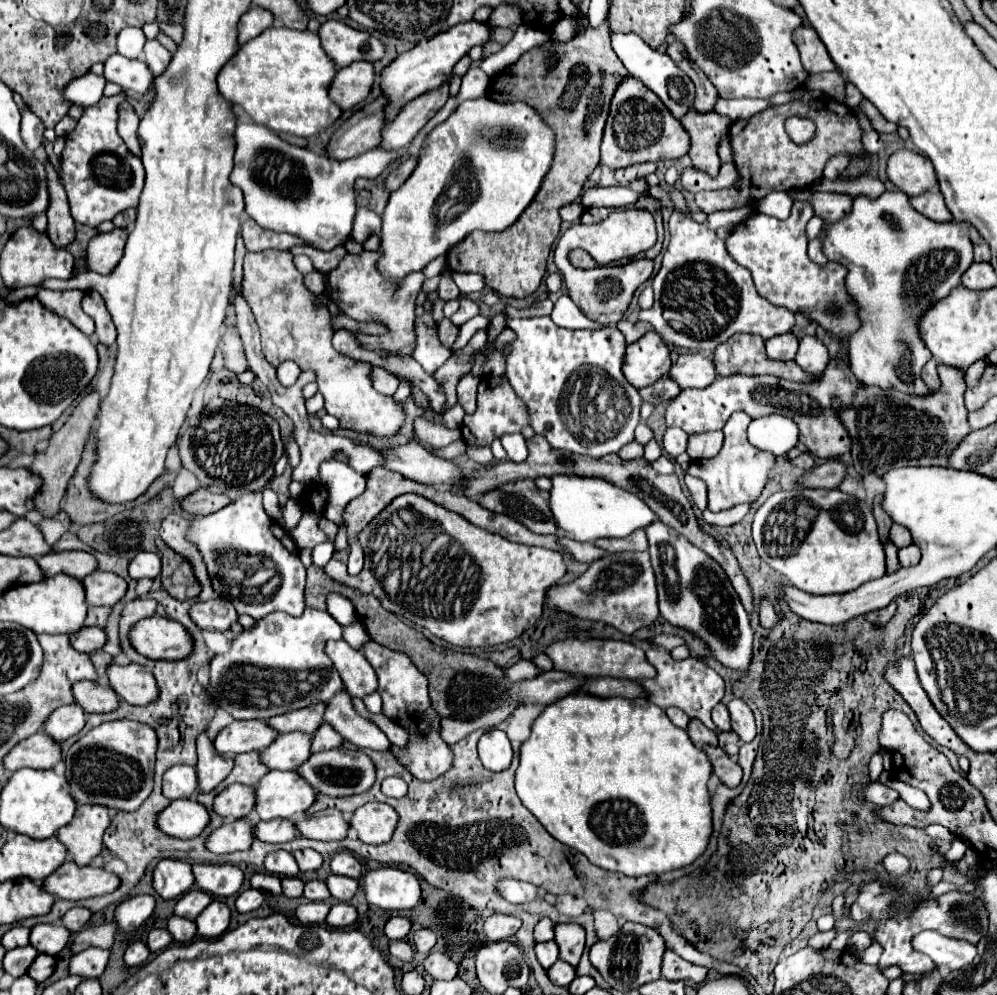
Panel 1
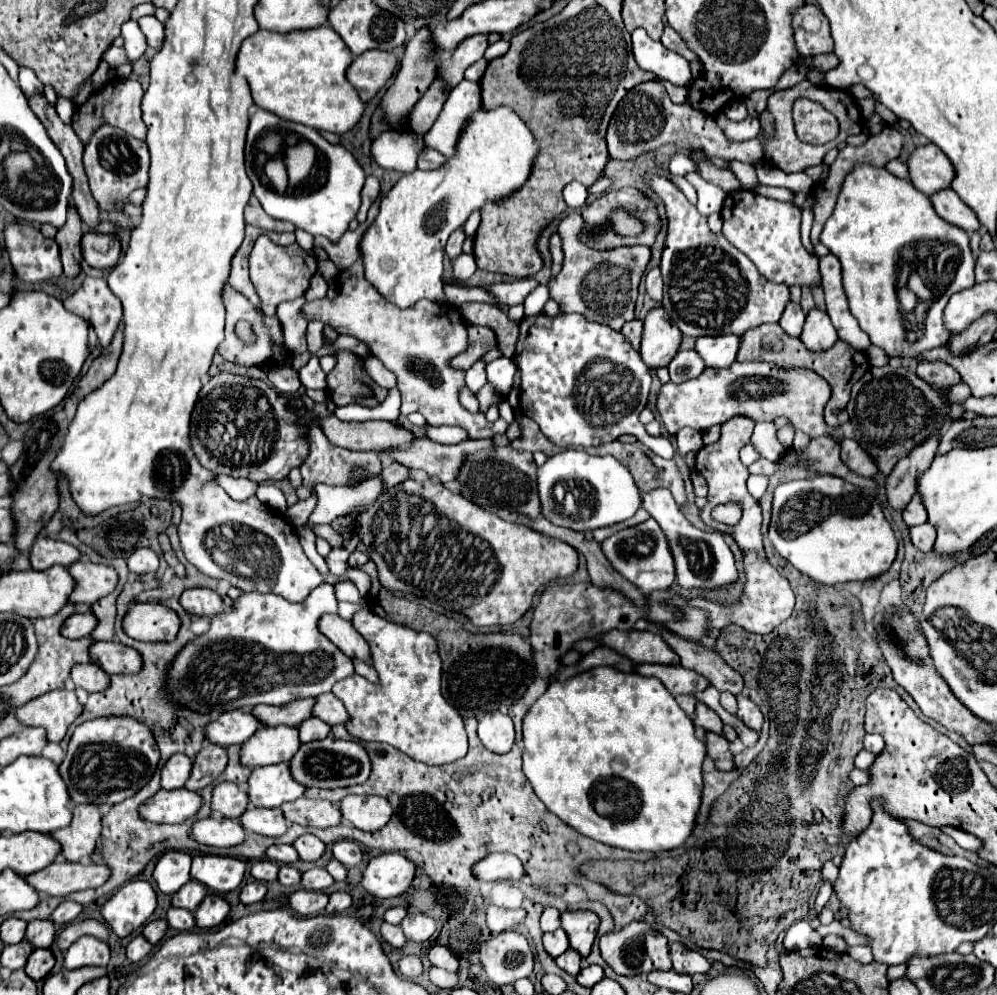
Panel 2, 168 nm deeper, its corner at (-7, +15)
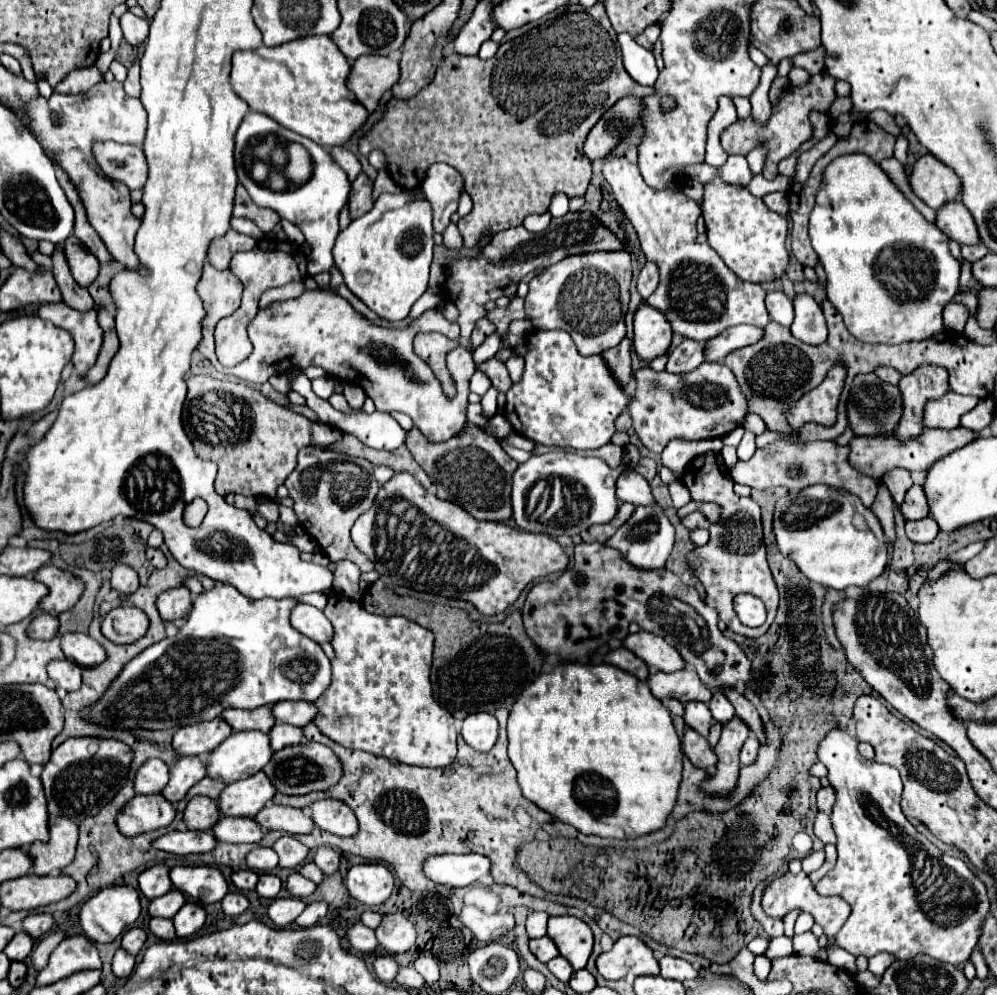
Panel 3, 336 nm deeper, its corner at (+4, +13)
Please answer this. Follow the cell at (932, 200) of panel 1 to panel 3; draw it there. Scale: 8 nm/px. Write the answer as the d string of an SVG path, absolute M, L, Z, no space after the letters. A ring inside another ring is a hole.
M960 201L948 203L942 209L938 209L936 227L944 231L950 239L958 241L960 245L978 245L980 243L974 217Z

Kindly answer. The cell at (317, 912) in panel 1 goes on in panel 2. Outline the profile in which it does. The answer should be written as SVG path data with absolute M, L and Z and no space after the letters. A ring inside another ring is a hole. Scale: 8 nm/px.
M295 891L289 897L289 903L293 907L293 911L301 917L311 917L311 915L321 915L325 913L325 907L329 903L329 895L323 891Z

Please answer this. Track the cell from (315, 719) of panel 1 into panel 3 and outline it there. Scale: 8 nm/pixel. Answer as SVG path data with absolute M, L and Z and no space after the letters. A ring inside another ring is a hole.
M256 707L250 711L236 711L236 709L228 709L222 711L220 717L232 727L232 731L260 731L266 733L268 727L272 727L276 721L272 719L270 707Z

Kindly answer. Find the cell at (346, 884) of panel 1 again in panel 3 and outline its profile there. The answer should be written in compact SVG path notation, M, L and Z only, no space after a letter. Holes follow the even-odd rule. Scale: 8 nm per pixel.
M304 863L304 865L298 869L298 873L300 873L300 875L304 875L306 879L314 881L314 883L320 883L320 881L322 881L322 877L324 877L324 873L322 873L314 863Z

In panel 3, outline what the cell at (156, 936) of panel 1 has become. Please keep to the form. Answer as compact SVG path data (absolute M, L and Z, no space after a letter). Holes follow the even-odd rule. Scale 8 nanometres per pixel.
M140 927L128 929L128 931L122 935L122 949L128 951L130 955L138 955L138 951L142 949L144 943L146 943L146 933L144 933Z

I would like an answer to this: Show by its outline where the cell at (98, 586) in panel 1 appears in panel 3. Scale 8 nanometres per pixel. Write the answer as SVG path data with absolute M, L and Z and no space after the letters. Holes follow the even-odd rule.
M54 565L40 567L32 577L48 587L48 595L38 603L38 607L44 613L52 613L52 615L72 609L84 589L84 583L80 583L80 579Z

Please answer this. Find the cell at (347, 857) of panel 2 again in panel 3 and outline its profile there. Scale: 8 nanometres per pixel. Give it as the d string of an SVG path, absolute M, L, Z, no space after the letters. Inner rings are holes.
M318 847L316 853L314 853L314 863L322 869L324 875L330 875L330 873L338 871L340 855L330 847Z

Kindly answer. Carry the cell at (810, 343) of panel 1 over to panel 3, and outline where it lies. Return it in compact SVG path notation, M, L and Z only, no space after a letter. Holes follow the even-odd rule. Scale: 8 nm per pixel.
M798 293L794 297L794 309L796 309L796 317L794 323L790 325L792 335L802 343L822 345L828 337L826 319L814 297L810 297L808 293Z

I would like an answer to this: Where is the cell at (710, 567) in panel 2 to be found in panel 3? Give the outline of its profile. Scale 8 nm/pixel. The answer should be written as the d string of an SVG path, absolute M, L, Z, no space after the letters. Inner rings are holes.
M624 471L618 481L616 481L616 497L620 501L628 501L634 505L644 505L644 503L652 503L654 497L650 493L650 485L648 481L636 473L636 471Z

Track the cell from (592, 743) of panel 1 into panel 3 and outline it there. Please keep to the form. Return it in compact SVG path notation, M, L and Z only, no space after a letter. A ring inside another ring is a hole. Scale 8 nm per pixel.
M562 661L550 673L538 675L522 691L520 699L516 699L516 703L512 705L512 711L508 717L508 757L518 771L518 783L522 787L522 793L526 799L540 805L542 811L558 817L560 821L574 825L578 831L582 831L586 835L600 835L600 837L614 837L614 839L640 837L640 835L658 831L666 823L666 819L668 819L668 815L676 803L676 793L678 793L678 785L680 785L680 777L682 777L680 739L674 731L670 711L650 693L648 685L644 681L640 681L634 675L630 675L628 671L622 671L622 669L608 665L608 663L594 665L594 663Z

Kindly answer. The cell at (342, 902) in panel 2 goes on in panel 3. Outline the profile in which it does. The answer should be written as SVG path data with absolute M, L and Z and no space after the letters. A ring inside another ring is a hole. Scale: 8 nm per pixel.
M316 901L316 903L310 903L300 915L298 915L298 919L294 921L298 927L312 927L312 925L316 925L324 915L326 915L326 911L328 911L328 903L324 903L324 901Z

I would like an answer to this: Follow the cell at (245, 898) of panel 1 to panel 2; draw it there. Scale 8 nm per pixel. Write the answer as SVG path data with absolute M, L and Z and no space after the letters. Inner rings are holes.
M253 881L253 883L247 883L247 885L241 889L241 901L243 901L245 905L257 903L257 901L261 901L261 899L265 897L265 893L267 893L265 883Z

